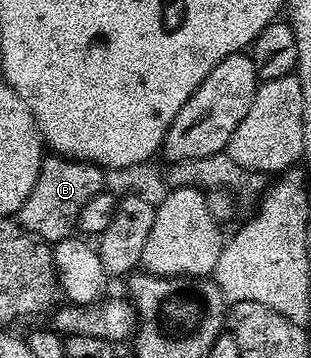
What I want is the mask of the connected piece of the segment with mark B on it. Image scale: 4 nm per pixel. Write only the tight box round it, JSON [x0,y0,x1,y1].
[18,154,106,246]

